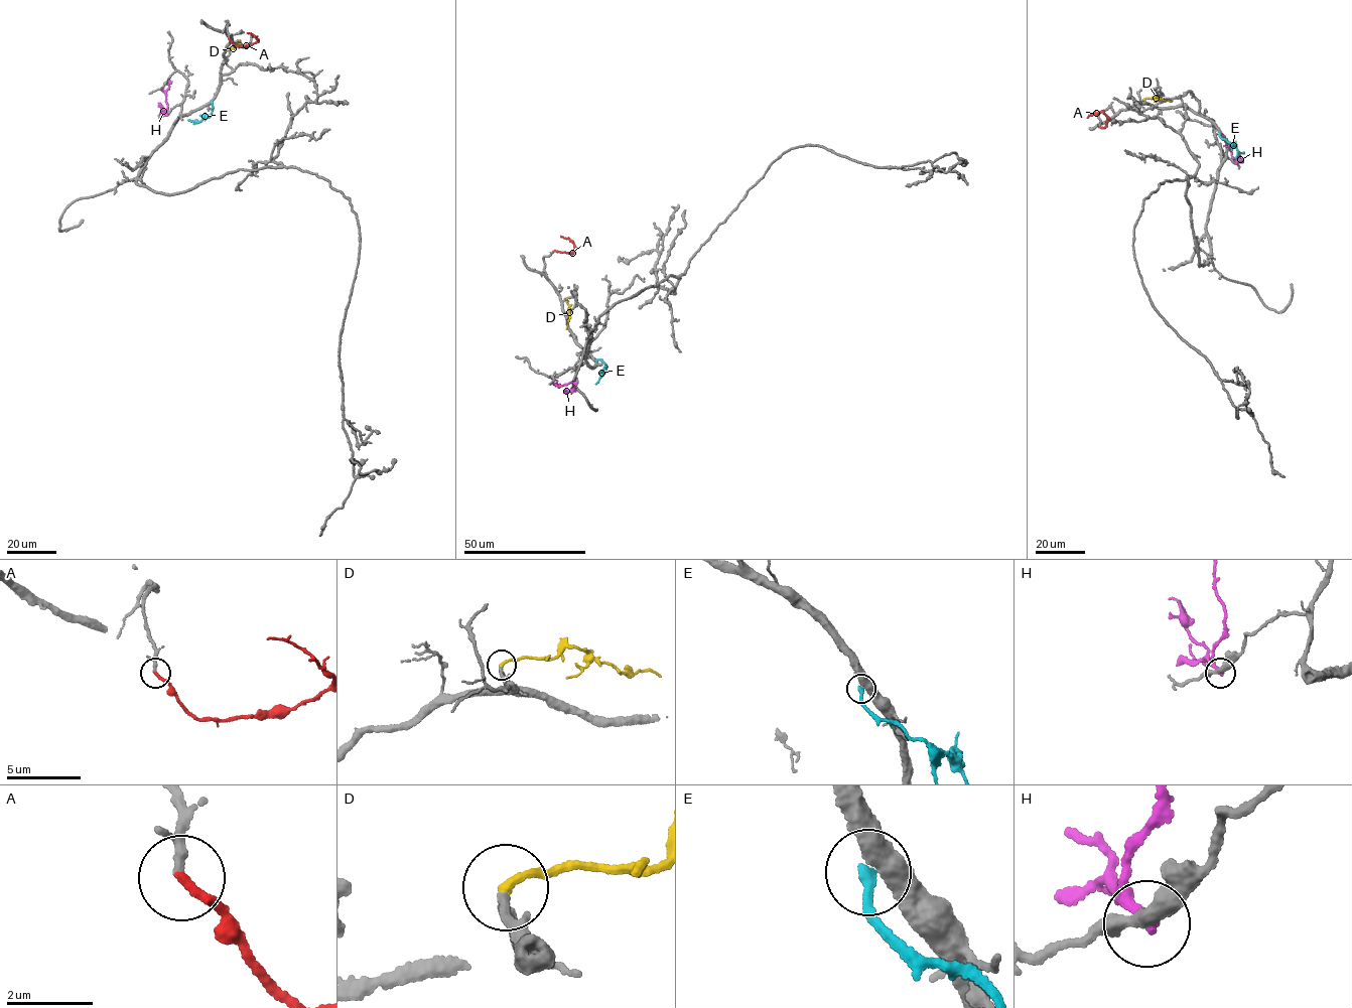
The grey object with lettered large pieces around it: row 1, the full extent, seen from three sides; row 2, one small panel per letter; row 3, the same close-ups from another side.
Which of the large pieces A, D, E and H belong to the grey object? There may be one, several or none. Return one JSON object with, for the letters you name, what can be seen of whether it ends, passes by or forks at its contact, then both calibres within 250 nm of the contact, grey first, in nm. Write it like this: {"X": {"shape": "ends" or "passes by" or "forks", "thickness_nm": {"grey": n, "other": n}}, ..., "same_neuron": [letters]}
{"A": {"shape": "ends", "thickness_nm": {"grey": 160, "other": 220}}, "same_neuron": ["A"]}

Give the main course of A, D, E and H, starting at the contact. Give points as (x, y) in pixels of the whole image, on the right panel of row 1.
A: (1099, 127), (1106, 126), (1105, 114), (1101, 112), (1087, 118)
D: (1143, 99), (1156, 96), (1172, 101)
E: (1219, 134), (1221, 138), (1235, 144), (1238, 152), (1244, 152)
H: (1236, 163), (1221, 134)

